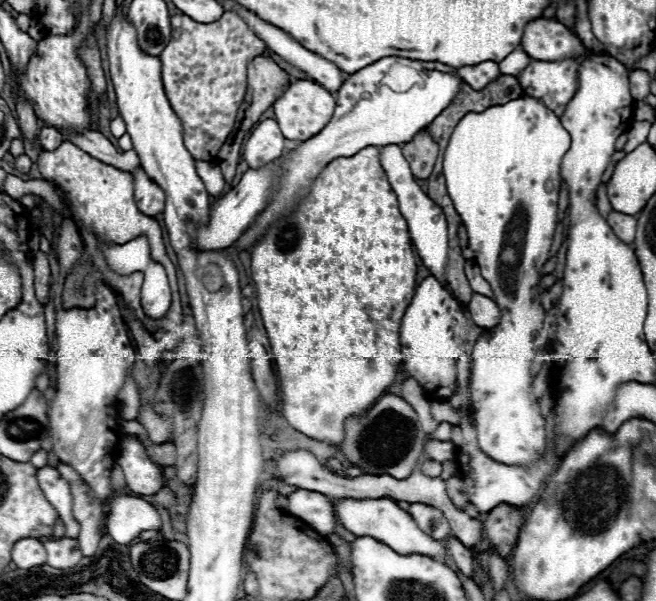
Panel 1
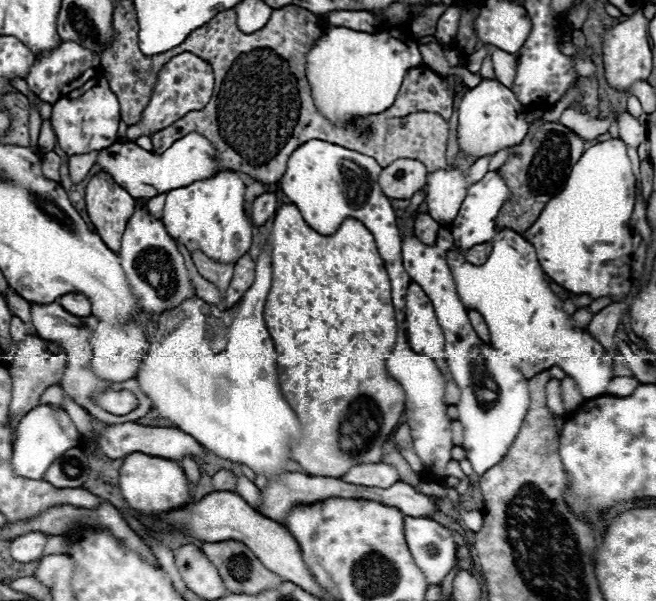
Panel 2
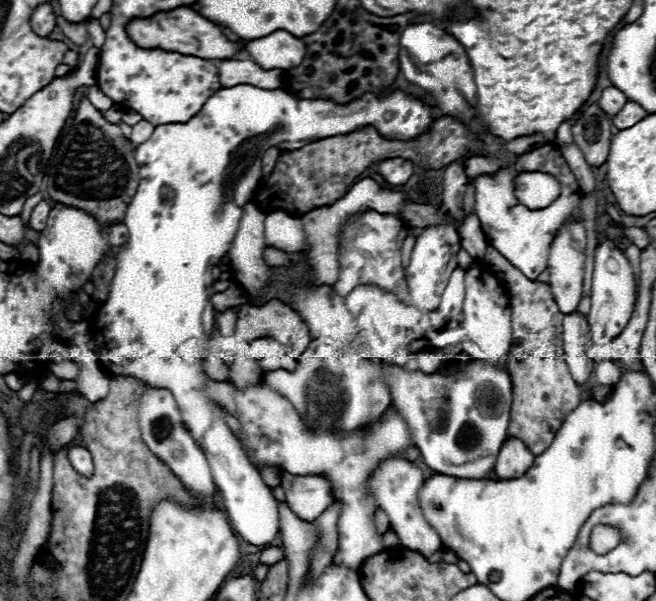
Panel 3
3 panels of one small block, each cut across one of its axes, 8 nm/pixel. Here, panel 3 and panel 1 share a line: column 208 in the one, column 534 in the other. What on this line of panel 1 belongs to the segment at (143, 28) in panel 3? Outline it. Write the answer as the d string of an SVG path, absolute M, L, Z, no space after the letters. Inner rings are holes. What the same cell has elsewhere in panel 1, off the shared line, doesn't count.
M538 18L526 24L522 48L530 58L544 62L578 58L586 52L586 46L572 30L560 22L546 18Z

